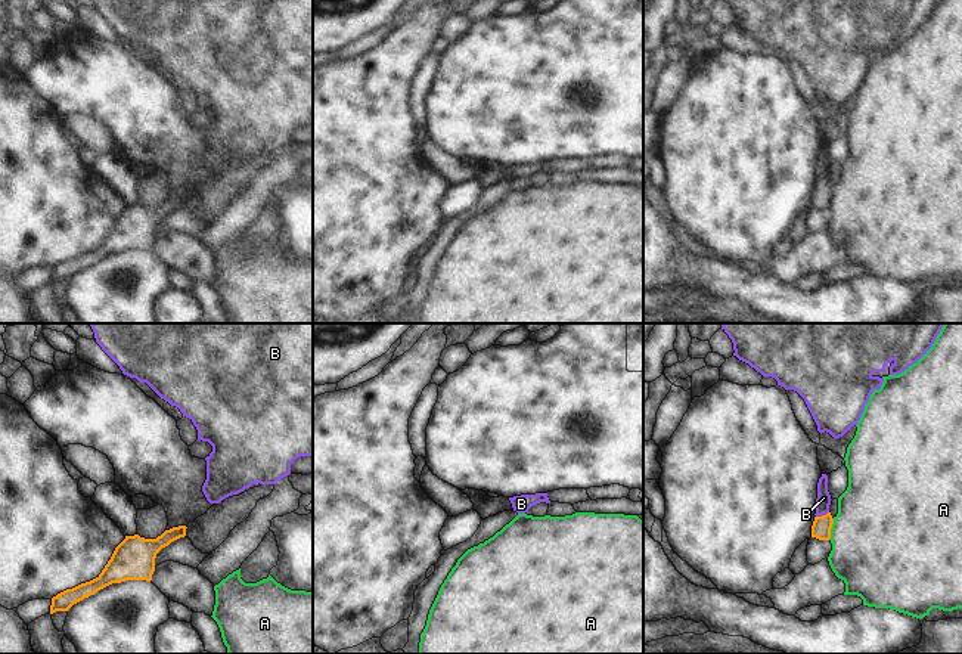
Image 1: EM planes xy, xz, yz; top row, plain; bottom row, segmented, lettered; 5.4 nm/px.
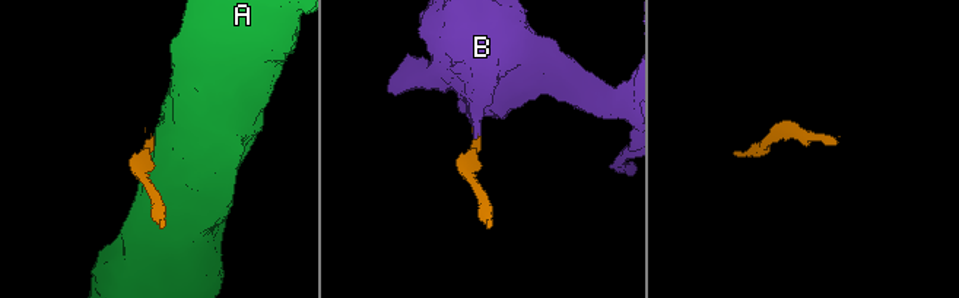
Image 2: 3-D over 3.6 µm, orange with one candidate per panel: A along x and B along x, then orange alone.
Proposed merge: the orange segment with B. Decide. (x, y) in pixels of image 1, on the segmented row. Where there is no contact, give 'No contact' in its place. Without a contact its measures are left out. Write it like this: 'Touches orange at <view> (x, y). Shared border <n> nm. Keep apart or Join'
Touches orange at yz (822, 515). Shared border 80 nm. Join.

